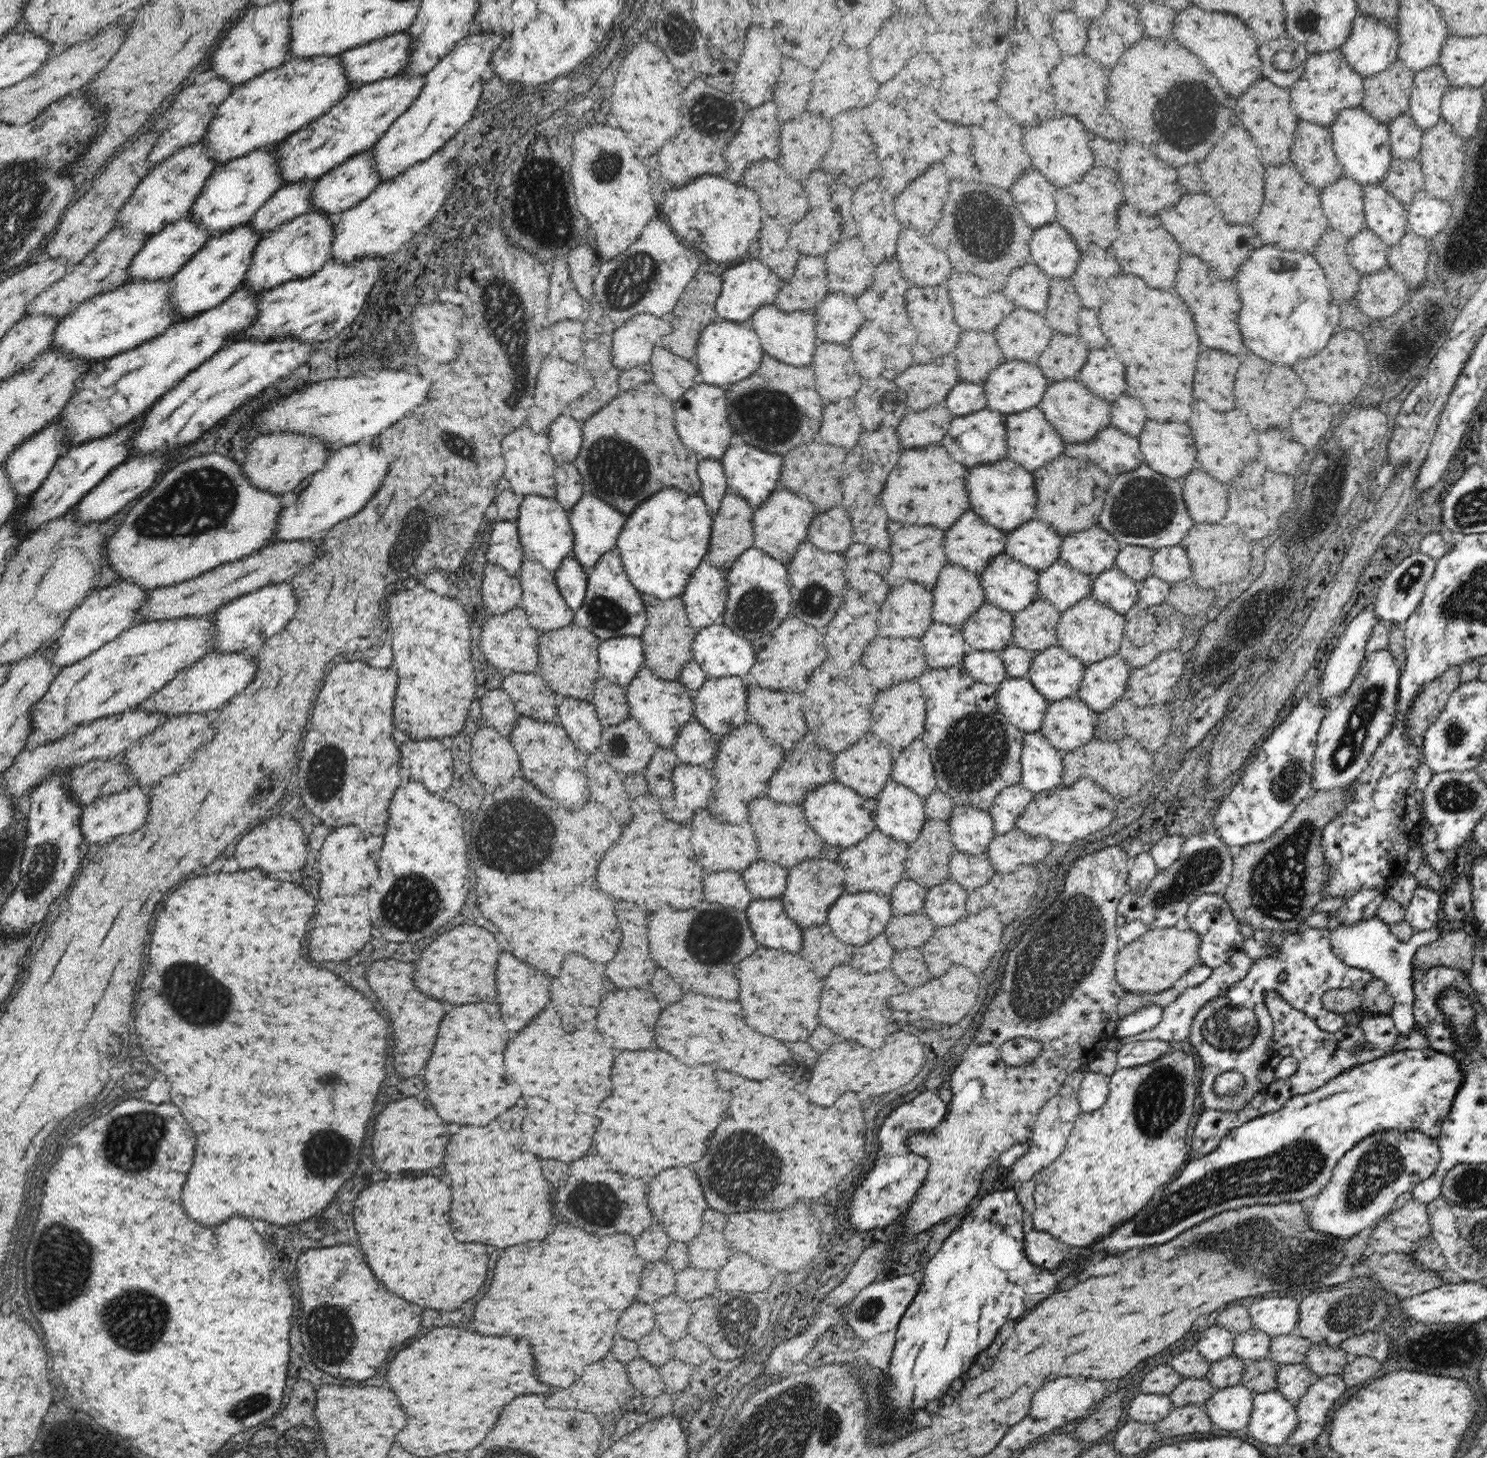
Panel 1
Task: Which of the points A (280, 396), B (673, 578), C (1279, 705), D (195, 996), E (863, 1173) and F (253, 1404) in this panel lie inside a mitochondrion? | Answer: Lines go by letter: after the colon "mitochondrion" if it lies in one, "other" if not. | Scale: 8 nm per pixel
A: other
B: other
C: other
D: mitochondrion
E: other
F: mitochondrion

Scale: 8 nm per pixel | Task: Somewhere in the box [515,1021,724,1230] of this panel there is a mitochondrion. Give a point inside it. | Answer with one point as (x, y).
(601, 1206)

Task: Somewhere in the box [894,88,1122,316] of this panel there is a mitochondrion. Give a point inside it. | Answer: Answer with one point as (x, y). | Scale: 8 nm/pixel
(982, 227)

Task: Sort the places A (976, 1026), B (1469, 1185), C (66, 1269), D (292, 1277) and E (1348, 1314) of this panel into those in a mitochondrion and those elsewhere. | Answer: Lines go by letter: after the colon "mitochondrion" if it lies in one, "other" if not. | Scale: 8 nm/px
A: other
B: mitochondrion
C: mitochondrion
D: other
E: mitochondrion

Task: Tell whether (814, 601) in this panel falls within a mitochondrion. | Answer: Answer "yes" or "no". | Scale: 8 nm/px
yes

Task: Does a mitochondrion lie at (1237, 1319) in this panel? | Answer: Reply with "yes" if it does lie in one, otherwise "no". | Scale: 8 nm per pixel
no

